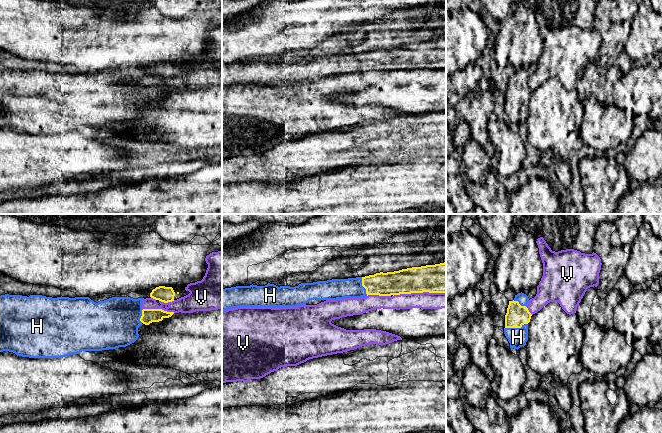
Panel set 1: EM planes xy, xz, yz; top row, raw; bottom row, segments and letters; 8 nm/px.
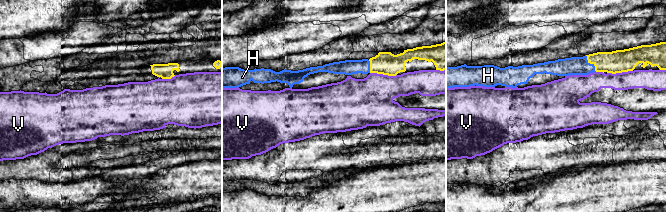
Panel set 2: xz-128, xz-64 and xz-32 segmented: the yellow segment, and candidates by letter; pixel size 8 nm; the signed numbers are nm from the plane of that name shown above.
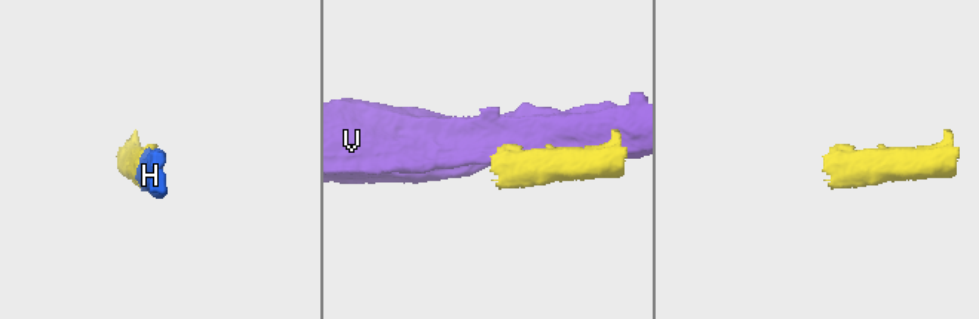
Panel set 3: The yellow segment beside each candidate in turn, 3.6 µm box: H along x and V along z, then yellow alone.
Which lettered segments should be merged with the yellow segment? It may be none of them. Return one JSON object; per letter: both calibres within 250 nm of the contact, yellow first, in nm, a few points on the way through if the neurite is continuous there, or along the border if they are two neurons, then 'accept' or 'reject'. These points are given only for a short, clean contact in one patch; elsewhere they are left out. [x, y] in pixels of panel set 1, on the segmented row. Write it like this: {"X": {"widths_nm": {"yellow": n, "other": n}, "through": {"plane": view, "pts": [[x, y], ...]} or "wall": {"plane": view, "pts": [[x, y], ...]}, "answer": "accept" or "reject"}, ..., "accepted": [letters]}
{"H": {"widths_nm": {"yellow": 170, "other": 160}, "through": {"plane": "yz", "pts": [[517, 315], [516, 327], [517, 337]]}, "answer": "accept"}, "V": {"widths_nm": {"yellow": 240, "other": 140}, "answer": "reject"}, "accepted": ["H"]}

